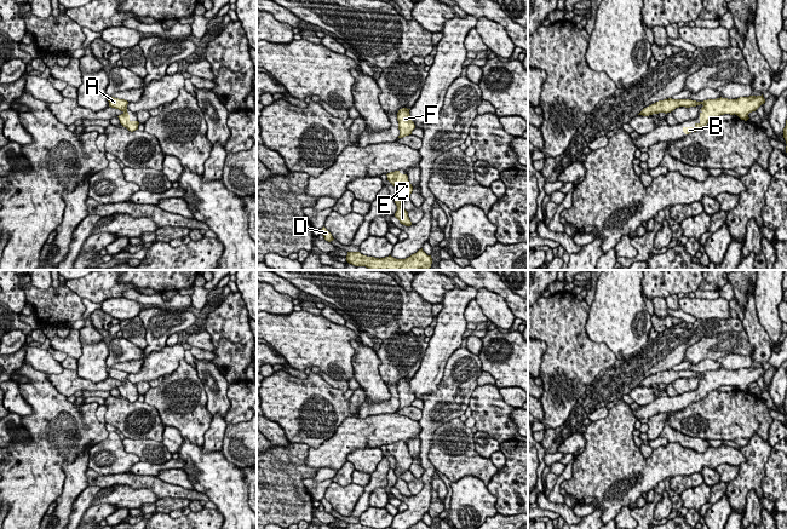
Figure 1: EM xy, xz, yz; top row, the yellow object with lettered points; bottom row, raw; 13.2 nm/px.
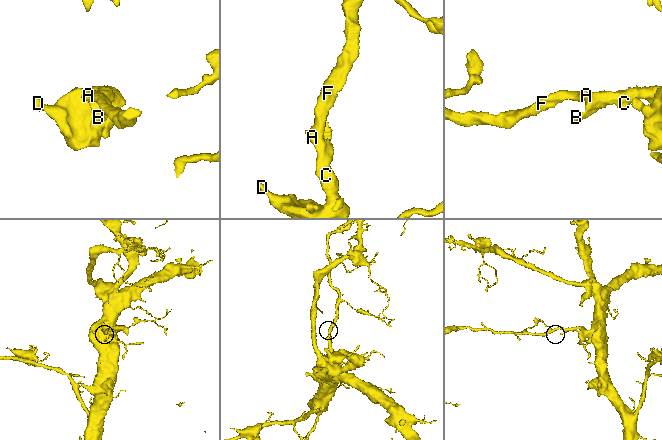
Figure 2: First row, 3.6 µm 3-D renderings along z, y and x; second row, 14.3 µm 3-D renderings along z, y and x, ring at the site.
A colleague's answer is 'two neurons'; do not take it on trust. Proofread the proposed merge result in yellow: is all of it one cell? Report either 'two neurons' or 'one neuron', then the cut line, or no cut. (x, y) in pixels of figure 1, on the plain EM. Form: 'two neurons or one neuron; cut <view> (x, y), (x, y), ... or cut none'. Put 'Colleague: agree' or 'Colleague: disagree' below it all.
one neuron; cut none
Colleague: disagree

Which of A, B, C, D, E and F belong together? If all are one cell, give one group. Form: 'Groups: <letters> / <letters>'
Groups: A B C D E F

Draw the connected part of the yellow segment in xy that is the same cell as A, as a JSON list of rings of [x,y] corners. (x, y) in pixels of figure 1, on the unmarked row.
[[[110,368],[110,369],[108,369],[108,373],[109,373],[109,378],[119,380],[122,383],[122,385],[119,386],[117,389],[120,391],[120,395],[123,398],[126,398],[131,403],[138,401],[139,393],[130,391],[130,386],[127,384],[127,375],[128,375],[127,372]]]

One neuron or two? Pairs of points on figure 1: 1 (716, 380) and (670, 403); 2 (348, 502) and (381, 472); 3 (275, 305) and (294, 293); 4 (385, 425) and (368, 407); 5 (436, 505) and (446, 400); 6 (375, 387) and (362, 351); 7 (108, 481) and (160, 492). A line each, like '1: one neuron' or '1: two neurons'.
1: one neuron
2: two neurons
3: two neurons
4: two neurons
5: two neurons
6: one neuron
7: one neuron

